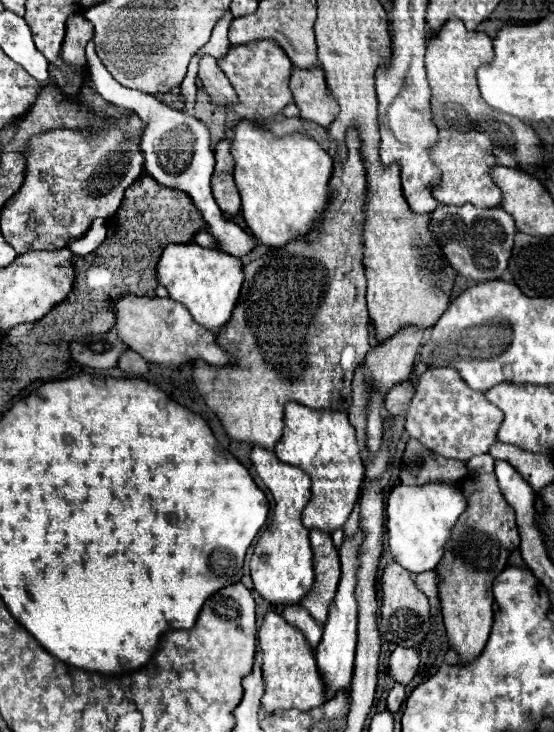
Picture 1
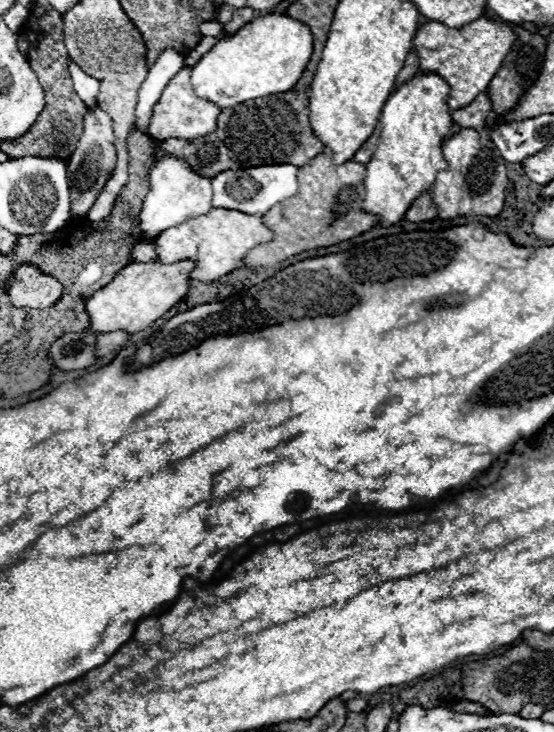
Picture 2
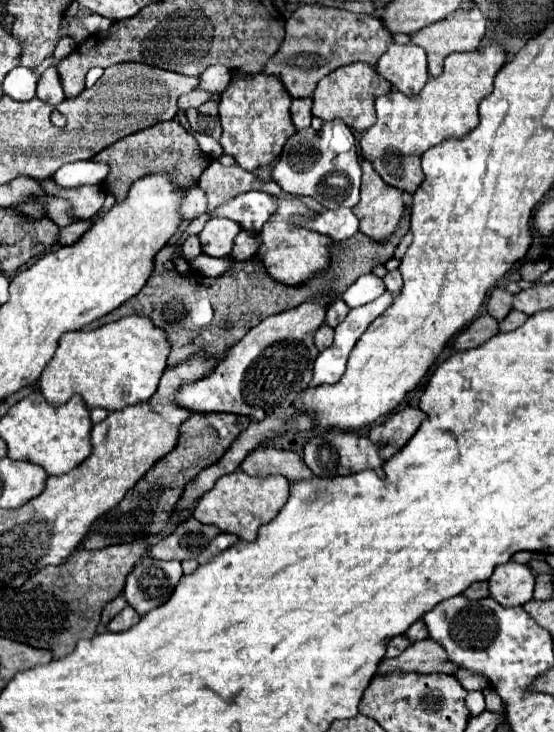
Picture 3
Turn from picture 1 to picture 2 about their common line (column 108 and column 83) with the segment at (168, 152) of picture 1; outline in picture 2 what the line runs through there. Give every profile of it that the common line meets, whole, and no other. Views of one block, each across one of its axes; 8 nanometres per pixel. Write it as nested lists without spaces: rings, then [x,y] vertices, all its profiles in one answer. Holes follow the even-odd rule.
[[[68,60],[68,62],[70,62],[68,68],[70,68],[70,74],[72,74],[72,82],[74,82],[74,90],[76,90],[78,98],[89,108],[96,107],[96,97],[98,96],[98,90],[100,90],[98,82],[94,78],[90,78],[88,74],[82,74],[82,70],[78,70],[78,66],[72,60]]]

